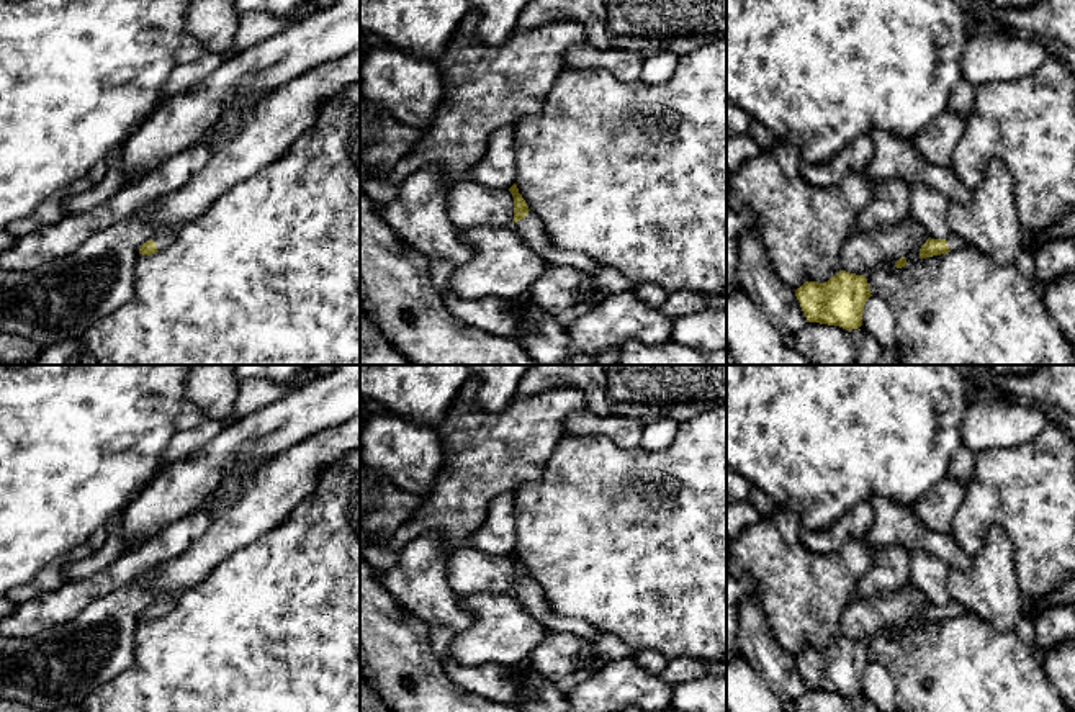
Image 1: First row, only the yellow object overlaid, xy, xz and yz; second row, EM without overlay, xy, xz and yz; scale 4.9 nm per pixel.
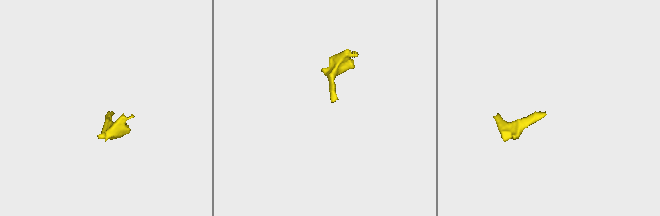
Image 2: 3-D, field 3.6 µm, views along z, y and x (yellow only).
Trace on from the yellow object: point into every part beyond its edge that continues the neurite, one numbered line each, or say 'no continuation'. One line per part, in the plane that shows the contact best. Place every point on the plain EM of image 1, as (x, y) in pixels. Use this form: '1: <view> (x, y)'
1: xz (530, 594)

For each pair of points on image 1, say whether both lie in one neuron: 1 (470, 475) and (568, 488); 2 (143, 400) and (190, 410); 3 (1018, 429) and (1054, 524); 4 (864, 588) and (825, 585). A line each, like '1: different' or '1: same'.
1: different
2: different
3: different
4: different

